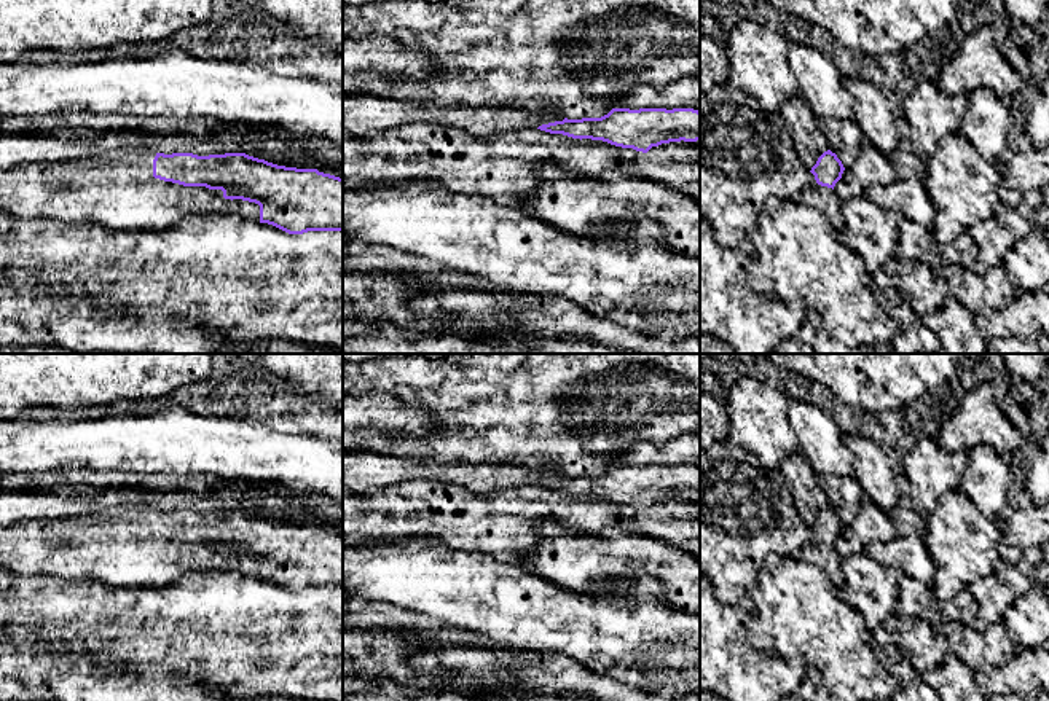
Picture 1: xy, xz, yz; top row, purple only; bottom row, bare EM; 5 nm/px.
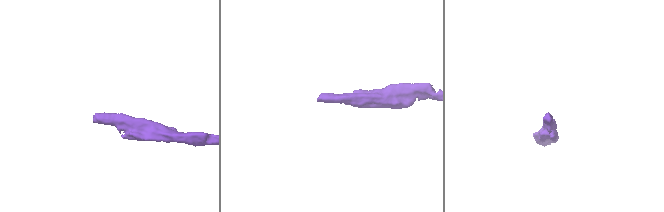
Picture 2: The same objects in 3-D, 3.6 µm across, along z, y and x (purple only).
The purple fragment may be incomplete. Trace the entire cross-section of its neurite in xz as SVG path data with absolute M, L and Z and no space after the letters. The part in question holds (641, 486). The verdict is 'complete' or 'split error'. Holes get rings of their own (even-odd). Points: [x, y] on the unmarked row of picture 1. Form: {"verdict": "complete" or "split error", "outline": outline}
{"verdict": "split error", "outline": "M343 451L343 495L371 495L416 480L456 484L477 495L505 488L540 486L642 510L662 500L700 497L700 468L693 465L612 465L601 475L568 476L555 464L528 467L499 460L438 462L432 457Z"}

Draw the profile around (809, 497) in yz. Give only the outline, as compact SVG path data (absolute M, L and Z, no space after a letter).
M799 451L789 454L781 467L783 478L789 484L799 518L811 527L818 515L829 507L826 492L816 483L816 473L807 457Z

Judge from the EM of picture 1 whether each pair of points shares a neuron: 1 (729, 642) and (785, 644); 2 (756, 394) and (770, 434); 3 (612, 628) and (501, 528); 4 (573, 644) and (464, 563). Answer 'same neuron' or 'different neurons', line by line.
1: different neurons
2: same neuron
3: different neurons
4: same neuron

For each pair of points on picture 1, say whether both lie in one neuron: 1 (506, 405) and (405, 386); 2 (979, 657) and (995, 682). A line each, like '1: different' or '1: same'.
1: same
2: different

